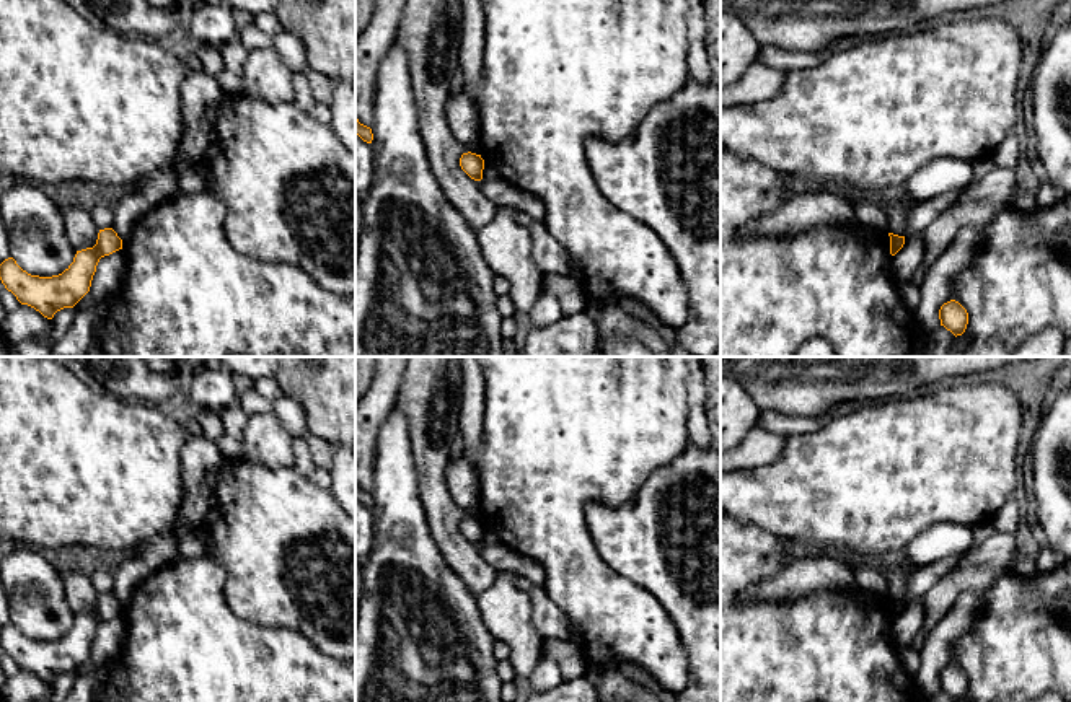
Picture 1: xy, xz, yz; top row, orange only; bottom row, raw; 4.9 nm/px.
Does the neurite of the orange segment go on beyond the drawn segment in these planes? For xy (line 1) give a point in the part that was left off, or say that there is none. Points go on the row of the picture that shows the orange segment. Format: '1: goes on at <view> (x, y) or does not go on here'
1: does not go on here

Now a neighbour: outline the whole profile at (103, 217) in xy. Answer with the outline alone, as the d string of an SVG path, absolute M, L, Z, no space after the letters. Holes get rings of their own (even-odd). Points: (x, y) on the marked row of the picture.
M98 205L90 210L93 222L98 225L99 230L112 228L114 223L114 210L106 205Z

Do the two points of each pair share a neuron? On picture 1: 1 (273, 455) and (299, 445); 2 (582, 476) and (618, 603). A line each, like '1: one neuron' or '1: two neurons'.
1: two neurons
2: one neuron

